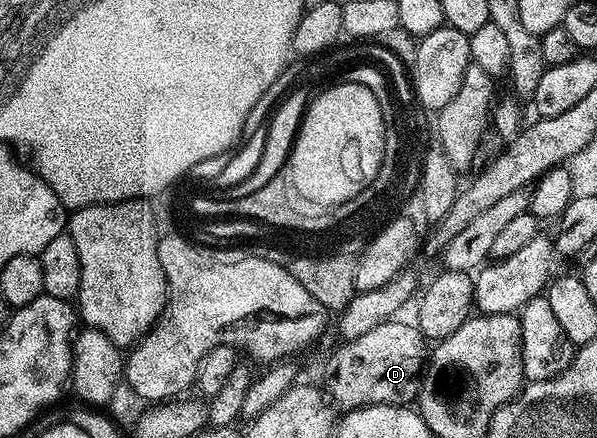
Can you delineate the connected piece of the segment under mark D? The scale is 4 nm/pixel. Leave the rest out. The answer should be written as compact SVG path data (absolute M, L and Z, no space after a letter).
M398 318L387 320L375 332L343 343L339 352L327 358L320 388L335 409L348 413L370 404L406 406L417 401L428 364L428 344L413 323L401 324L400 321Z

